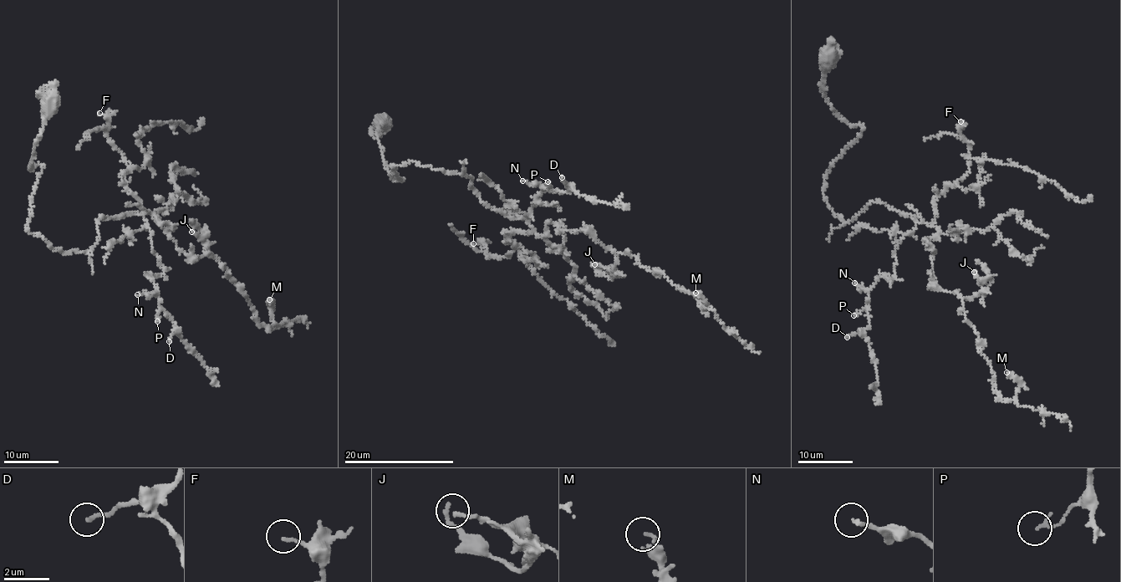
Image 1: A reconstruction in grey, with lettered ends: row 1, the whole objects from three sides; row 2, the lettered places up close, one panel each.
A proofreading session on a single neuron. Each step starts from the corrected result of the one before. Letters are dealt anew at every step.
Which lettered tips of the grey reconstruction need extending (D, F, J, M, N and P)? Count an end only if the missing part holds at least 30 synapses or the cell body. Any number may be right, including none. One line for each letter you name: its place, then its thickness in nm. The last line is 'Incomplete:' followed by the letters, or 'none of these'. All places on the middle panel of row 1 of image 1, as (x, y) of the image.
N: at (522, 181); 170 nm thick
Incomplete: N

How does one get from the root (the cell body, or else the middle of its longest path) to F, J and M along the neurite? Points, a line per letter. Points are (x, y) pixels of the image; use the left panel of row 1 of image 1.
F: (49, 104), (30, 165), (42, 171), (27, 227), (63, 252), (90, 251), (102, 216), (145, 211), (99, 113)
J: (49, 104), (31, 233), (90, 251), (99, 217), (145, 210), (180, 249), (211, 254), (191, 232)
M: (49, 104), (31, 233), (90, 251), (99, 217), (145, 210), (180, 249), (218, 260), (271, 329), (269, 299)

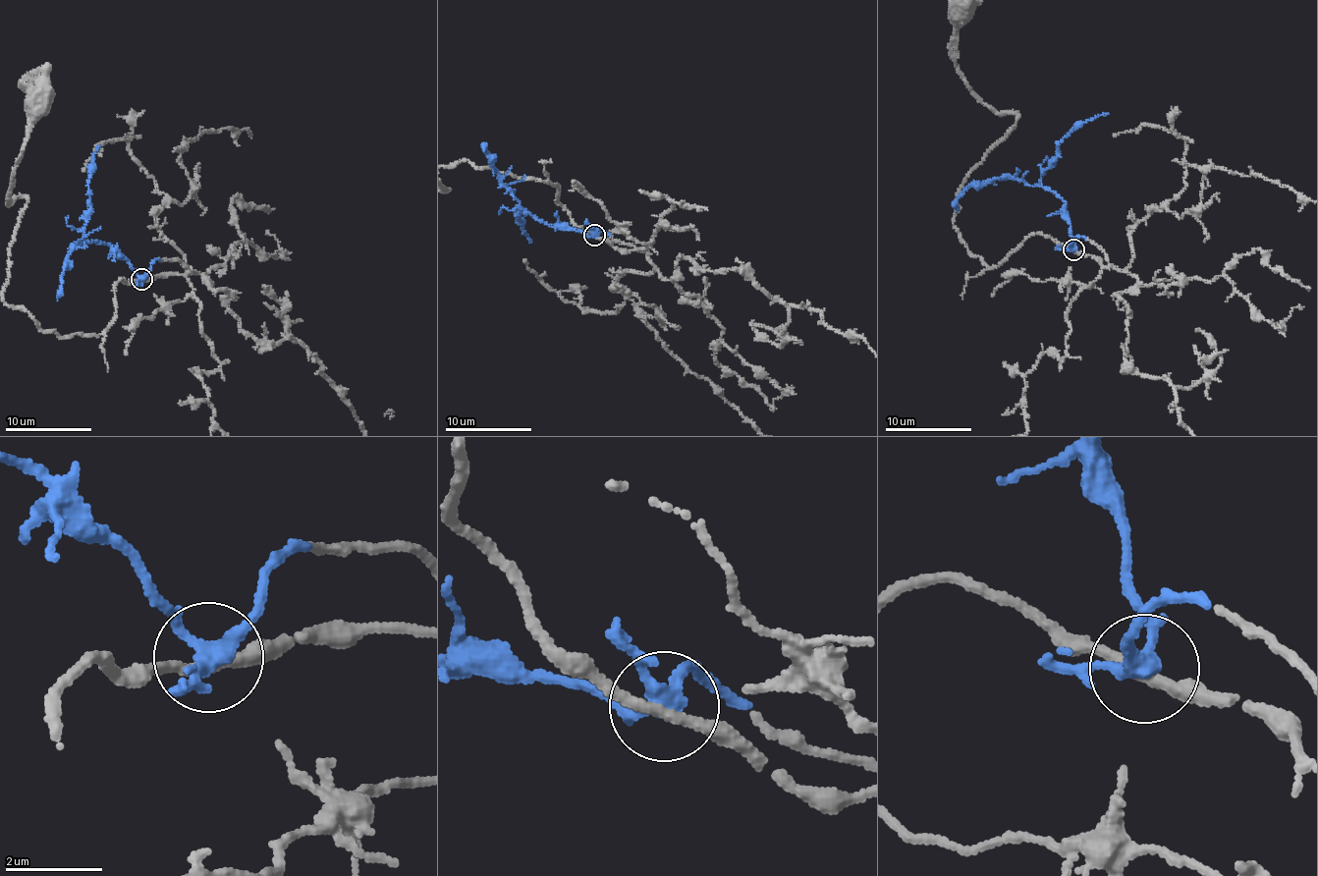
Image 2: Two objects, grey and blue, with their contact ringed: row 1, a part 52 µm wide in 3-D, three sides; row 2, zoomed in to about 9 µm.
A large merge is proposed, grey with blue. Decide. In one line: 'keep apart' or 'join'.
join

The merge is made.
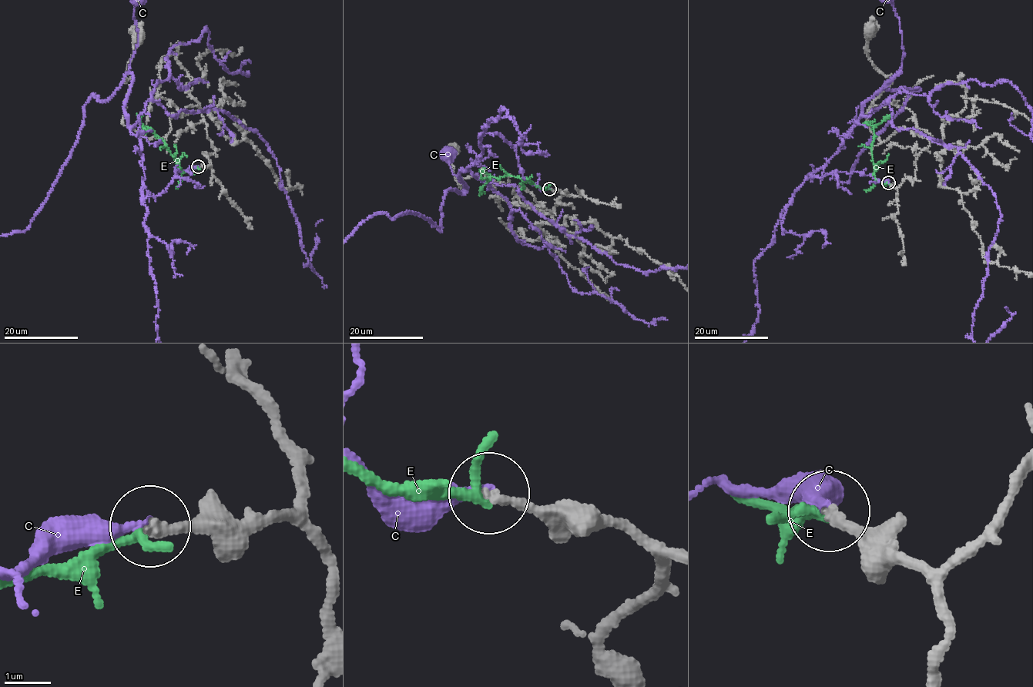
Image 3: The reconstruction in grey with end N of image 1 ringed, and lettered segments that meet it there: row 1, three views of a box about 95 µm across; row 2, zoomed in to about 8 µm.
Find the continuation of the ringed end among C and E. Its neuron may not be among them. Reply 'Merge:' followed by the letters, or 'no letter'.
Merge: no letter

